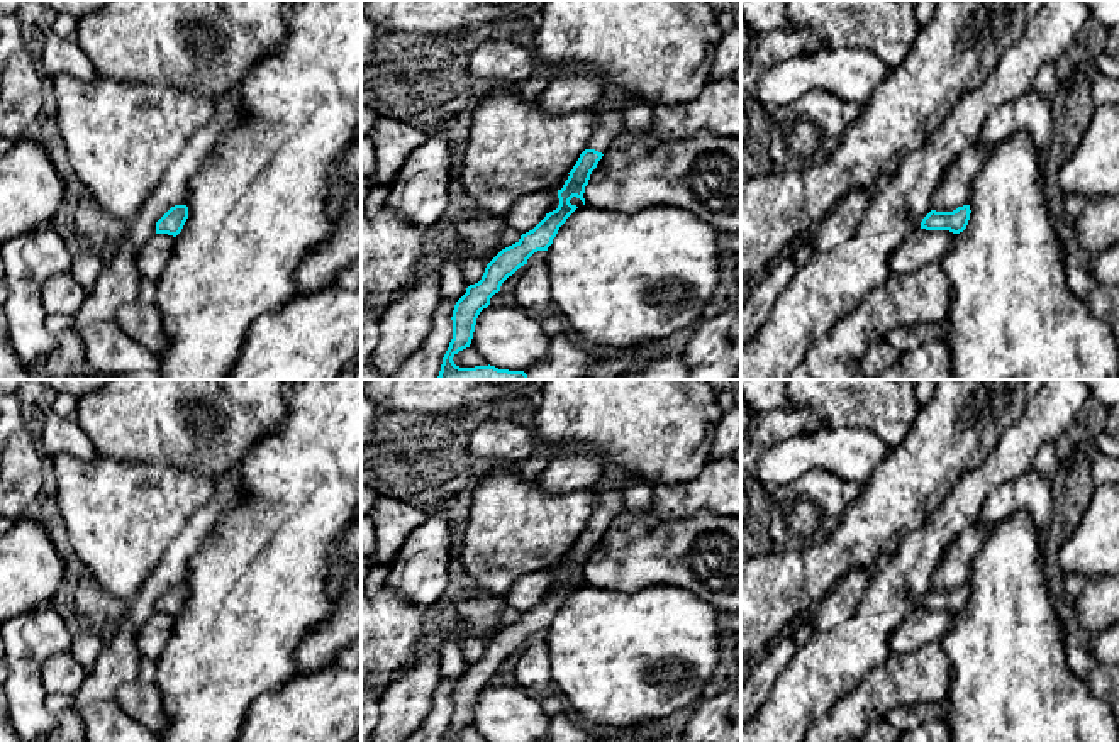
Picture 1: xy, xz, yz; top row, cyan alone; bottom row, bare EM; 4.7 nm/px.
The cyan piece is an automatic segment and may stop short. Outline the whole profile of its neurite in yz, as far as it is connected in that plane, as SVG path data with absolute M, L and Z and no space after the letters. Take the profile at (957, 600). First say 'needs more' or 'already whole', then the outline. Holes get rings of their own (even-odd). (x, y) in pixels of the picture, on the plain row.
already whole | M970 584L958 586L953 591L931 590L921 601L921 608L926 610L949 610L960 613L966 608L970 600Z

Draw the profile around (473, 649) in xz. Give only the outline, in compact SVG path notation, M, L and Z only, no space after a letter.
M468 637L459 642L459 647L463 651L466 662L475 664L482 659L487 644L480 639Z

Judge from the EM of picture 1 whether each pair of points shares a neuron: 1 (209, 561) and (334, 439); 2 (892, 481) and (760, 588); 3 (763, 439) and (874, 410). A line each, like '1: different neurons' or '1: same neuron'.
1: same neuron
2: same neuron
3: same neuron

